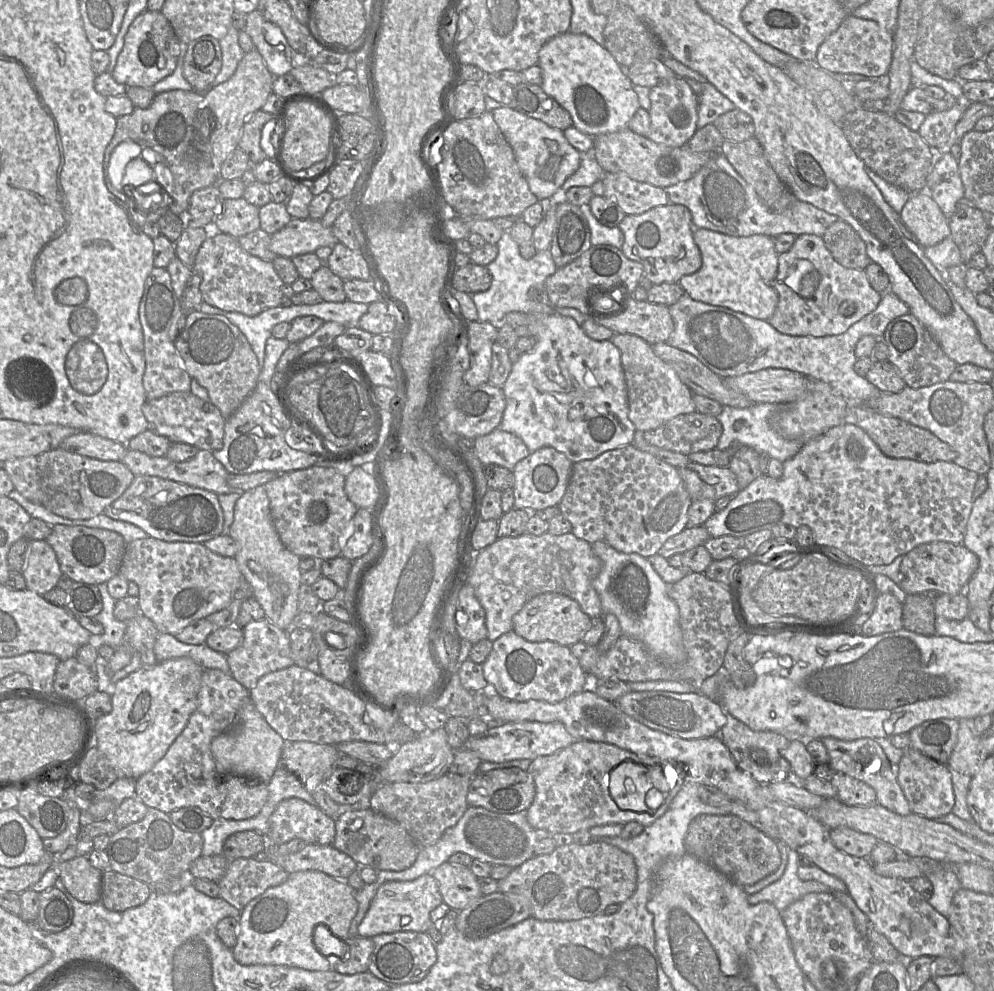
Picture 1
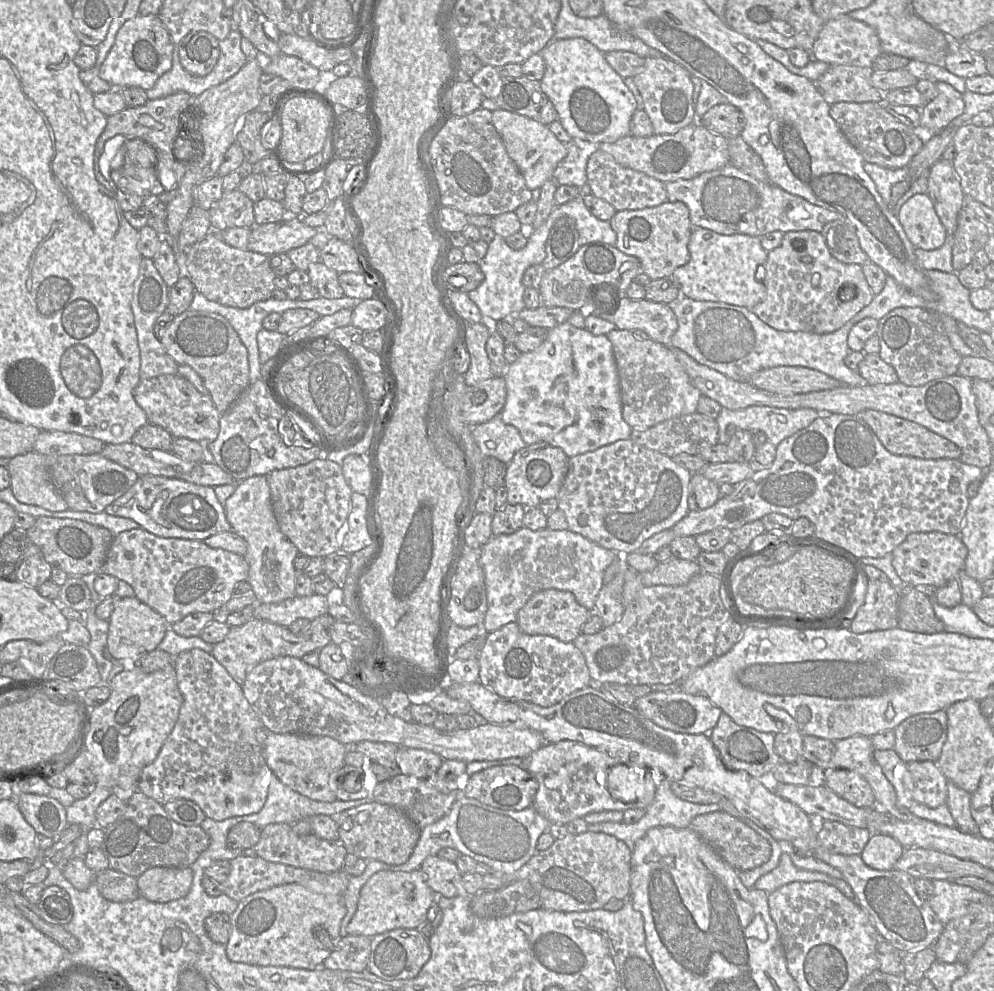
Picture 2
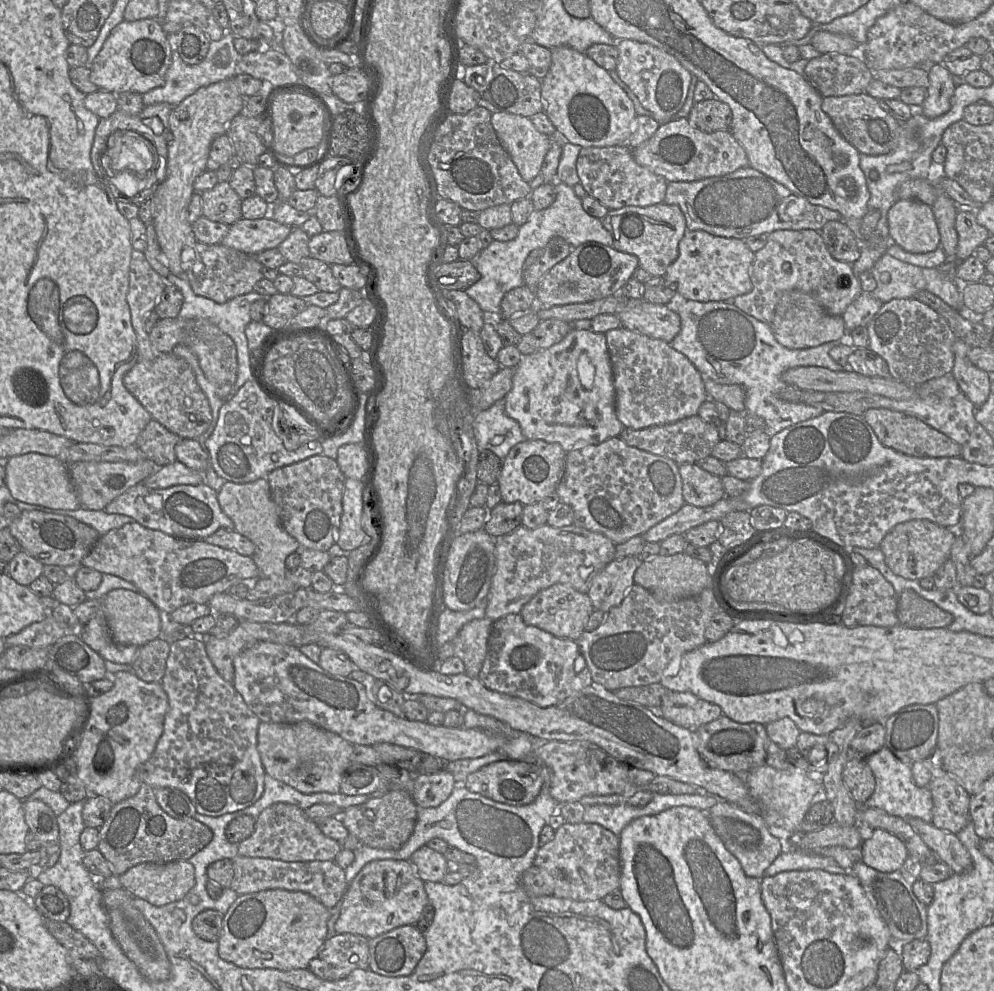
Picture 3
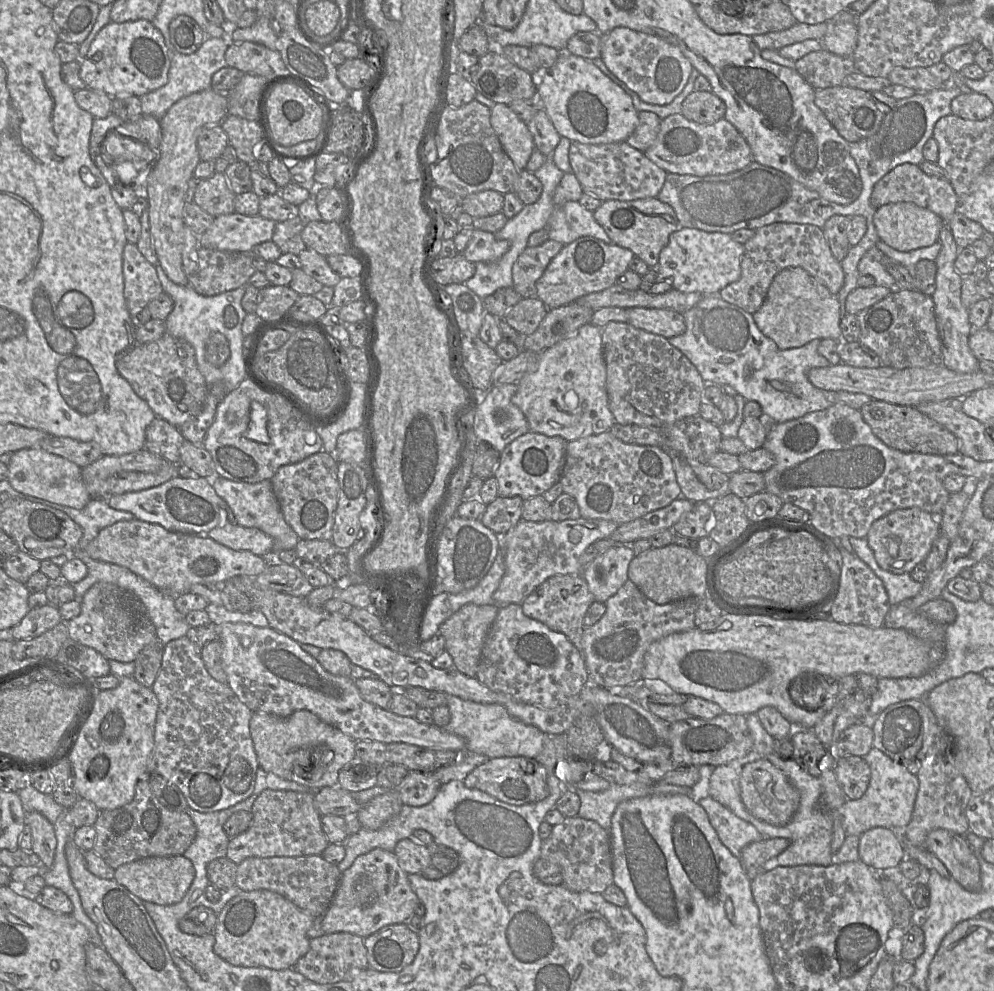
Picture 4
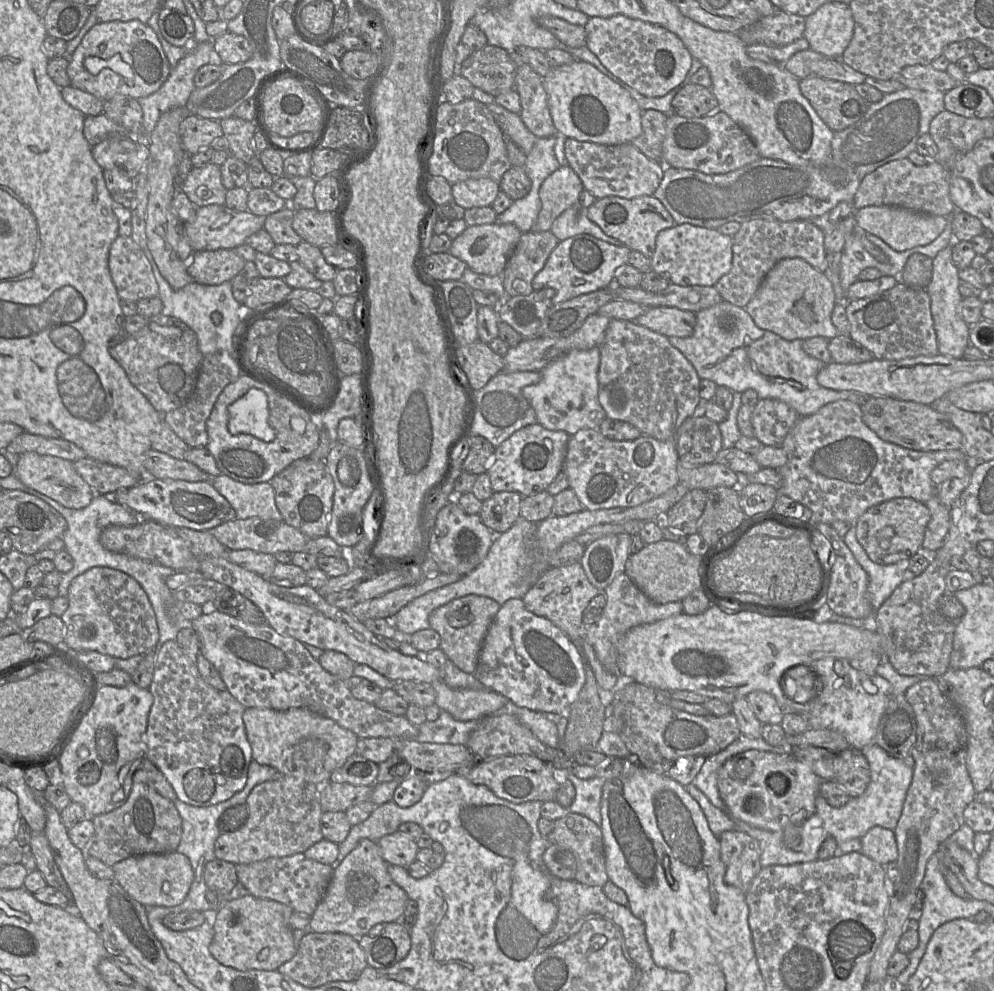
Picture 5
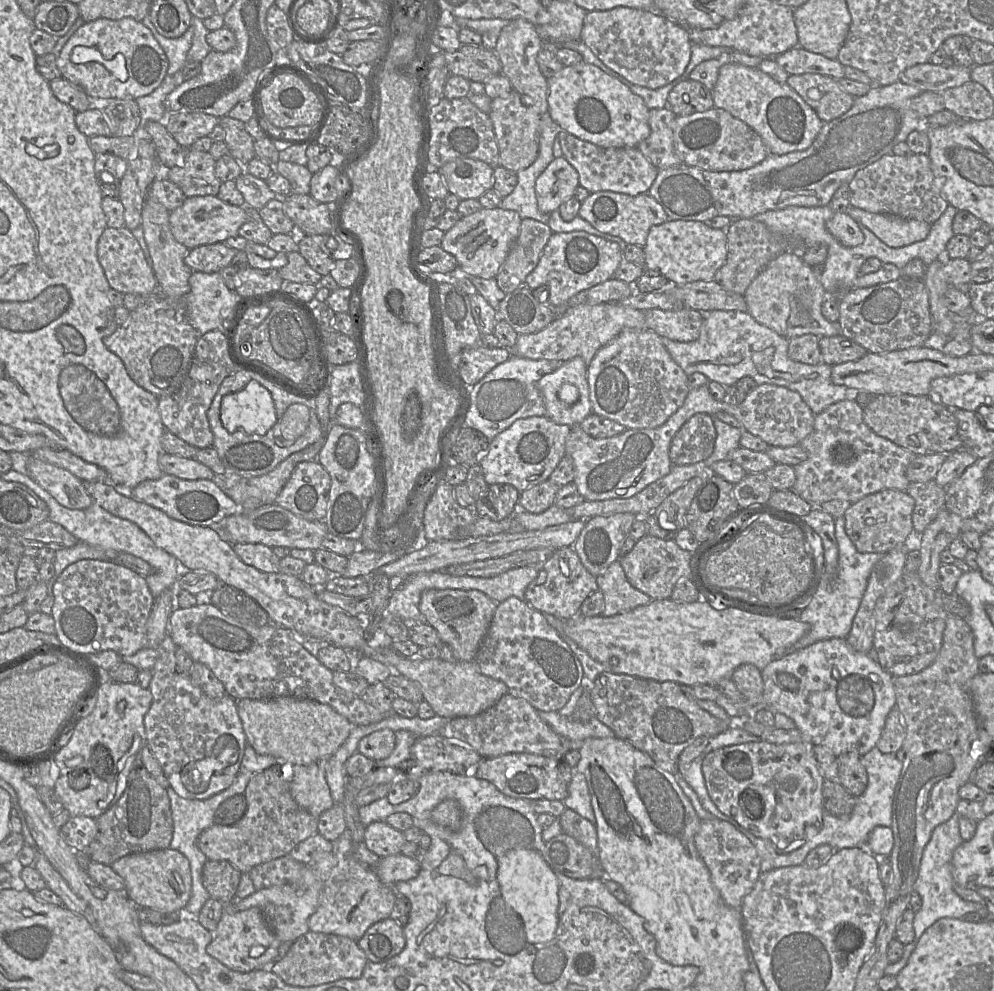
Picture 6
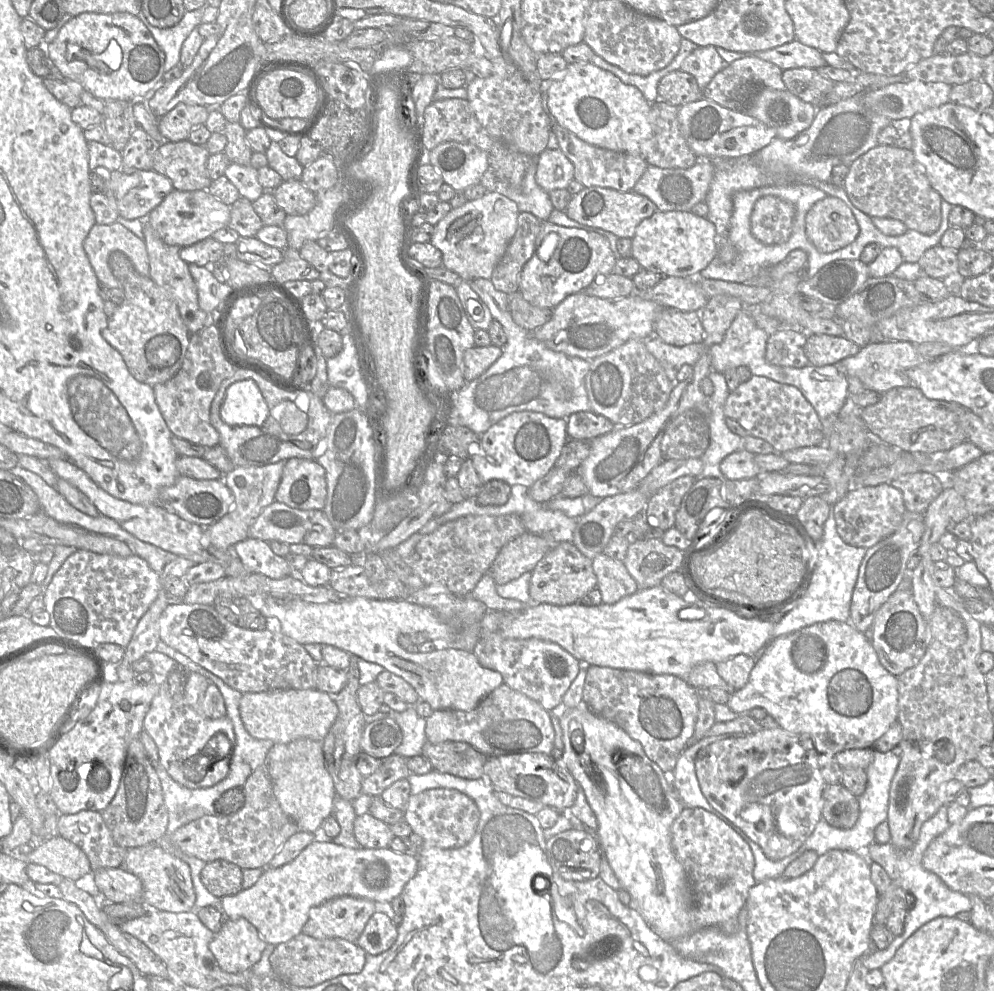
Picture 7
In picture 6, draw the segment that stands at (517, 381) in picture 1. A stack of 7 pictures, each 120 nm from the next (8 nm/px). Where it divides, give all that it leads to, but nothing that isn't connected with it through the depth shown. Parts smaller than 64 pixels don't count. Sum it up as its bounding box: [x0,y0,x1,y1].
[538,357,593,426]

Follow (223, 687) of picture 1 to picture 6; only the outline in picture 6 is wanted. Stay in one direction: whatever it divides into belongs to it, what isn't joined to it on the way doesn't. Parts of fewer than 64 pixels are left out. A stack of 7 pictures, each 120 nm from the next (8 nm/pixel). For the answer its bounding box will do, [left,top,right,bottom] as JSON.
[144,647,248,799]

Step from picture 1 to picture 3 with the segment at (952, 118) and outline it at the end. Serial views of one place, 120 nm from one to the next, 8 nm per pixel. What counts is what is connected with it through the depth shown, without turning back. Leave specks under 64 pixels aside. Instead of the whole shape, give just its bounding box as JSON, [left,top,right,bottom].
[921,64,956,118]

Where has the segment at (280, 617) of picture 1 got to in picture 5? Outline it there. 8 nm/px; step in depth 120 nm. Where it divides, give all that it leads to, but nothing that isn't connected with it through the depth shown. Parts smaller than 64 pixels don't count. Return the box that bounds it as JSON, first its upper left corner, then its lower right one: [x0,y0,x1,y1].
[211,474,283,520]

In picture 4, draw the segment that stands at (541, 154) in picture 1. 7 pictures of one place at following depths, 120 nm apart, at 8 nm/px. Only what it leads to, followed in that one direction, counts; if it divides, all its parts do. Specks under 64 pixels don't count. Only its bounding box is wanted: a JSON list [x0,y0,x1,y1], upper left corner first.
[490,103,535,171]

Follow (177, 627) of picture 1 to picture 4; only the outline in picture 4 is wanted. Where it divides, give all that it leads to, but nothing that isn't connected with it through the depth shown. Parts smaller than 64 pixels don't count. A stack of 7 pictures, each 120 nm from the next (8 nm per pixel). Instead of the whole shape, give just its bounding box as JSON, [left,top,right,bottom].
[85,519,268,598]

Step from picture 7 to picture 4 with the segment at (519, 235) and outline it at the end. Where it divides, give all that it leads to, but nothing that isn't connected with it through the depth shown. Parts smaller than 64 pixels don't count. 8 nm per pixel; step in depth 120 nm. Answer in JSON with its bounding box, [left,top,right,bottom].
[512,239,563,298]

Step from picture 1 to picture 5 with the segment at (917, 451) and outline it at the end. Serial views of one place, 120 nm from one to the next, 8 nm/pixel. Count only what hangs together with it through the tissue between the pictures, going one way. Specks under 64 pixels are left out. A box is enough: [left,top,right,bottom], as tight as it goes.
[861,397,962,451]

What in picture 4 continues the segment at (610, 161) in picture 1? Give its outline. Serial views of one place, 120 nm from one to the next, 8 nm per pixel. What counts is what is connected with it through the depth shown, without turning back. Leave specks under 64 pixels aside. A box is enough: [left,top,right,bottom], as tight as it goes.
[644,113,754,176]

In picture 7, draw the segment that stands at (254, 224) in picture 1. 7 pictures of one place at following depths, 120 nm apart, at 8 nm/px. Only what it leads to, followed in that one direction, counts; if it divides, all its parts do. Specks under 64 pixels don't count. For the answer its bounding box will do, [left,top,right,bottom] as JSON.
[152,140,212,190]

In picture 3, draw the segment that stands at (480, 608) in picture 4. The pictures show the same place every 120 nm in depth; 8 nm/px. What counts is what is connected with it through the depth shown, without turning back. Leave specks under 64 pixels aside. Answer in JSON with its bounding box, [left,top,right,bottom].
[450,617,493,678]

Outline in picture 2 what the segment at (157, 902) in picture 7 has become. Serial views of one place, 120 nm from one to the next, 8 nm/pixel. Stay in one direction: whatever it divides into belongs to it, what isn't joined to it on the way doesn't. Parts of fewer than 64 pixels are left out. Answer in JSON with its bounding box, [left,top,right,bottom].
[137,867,191,903]

